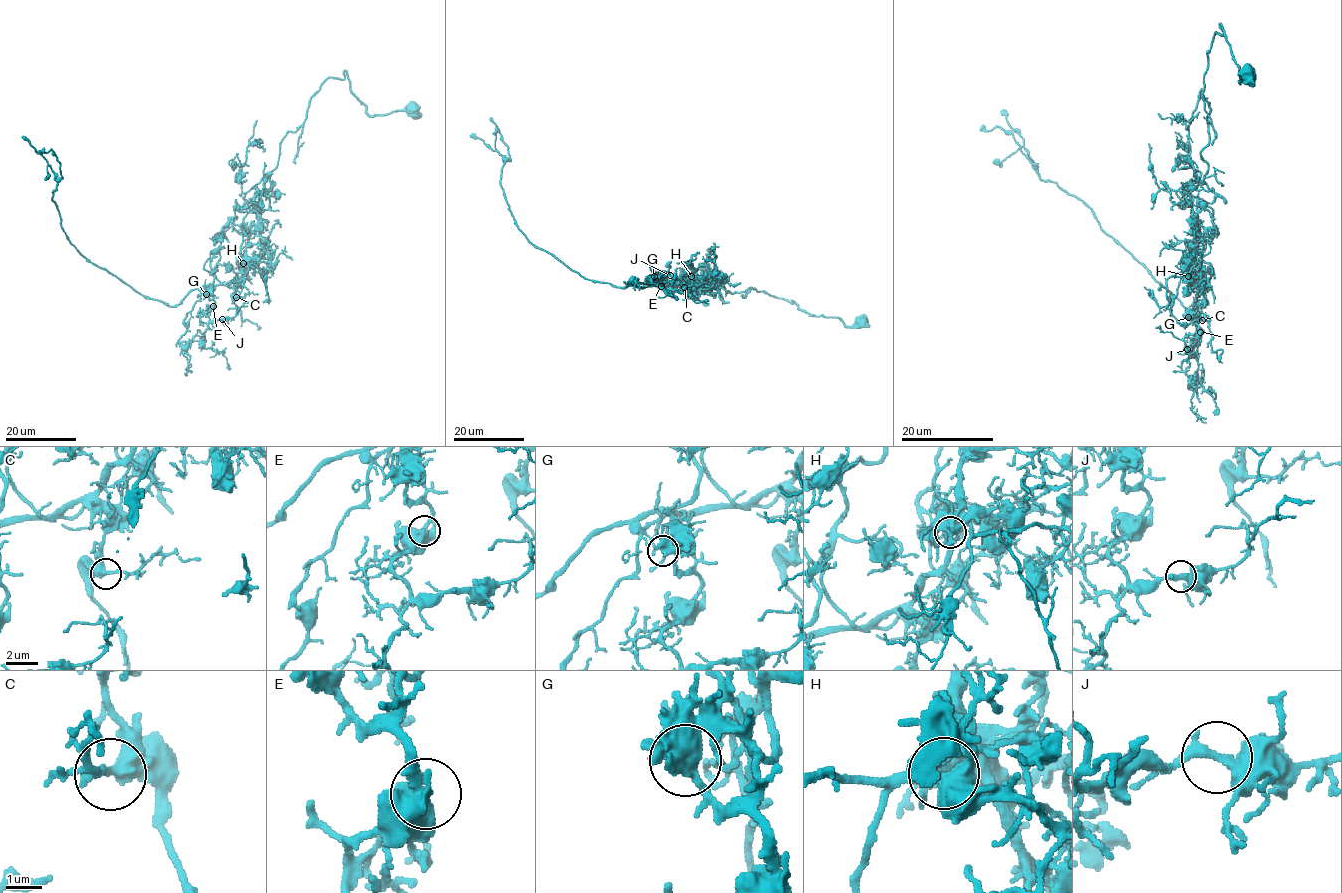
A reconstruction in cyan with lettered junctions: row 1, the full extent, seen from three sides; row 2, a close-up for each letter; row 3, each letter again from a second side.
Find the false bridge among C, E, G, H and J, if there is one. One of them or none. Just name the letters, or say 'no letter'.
H

